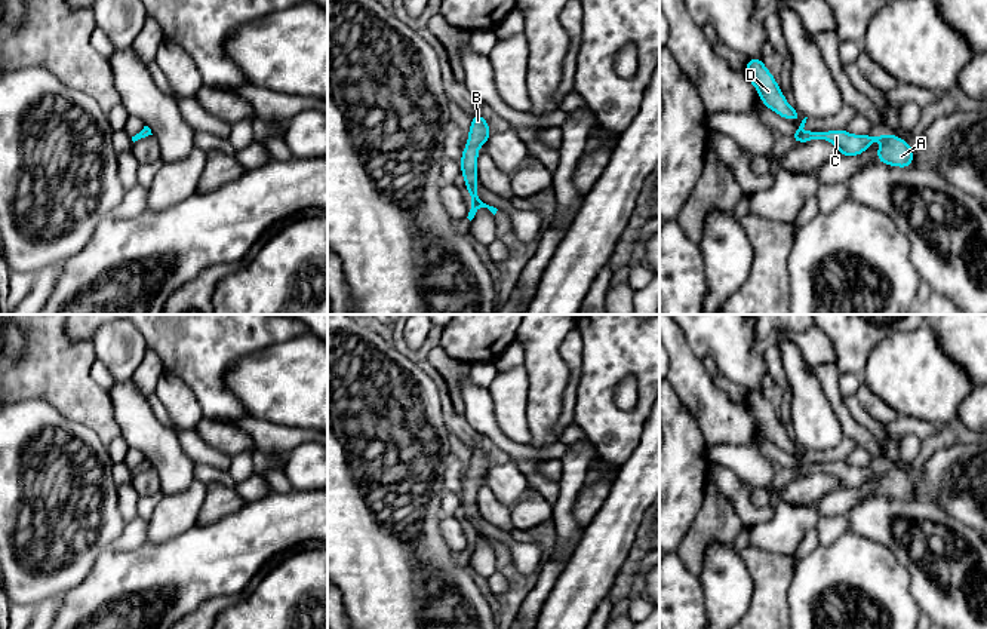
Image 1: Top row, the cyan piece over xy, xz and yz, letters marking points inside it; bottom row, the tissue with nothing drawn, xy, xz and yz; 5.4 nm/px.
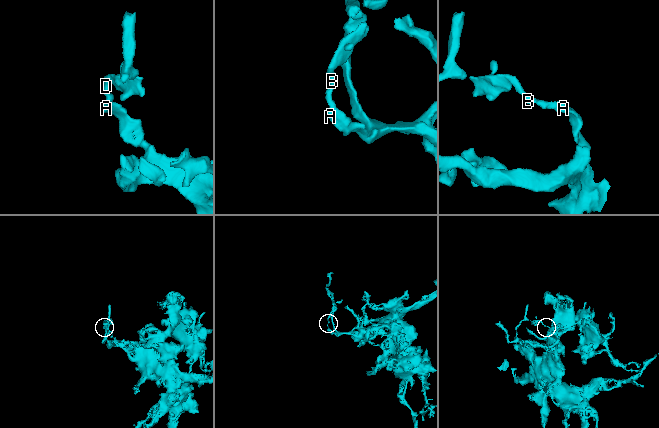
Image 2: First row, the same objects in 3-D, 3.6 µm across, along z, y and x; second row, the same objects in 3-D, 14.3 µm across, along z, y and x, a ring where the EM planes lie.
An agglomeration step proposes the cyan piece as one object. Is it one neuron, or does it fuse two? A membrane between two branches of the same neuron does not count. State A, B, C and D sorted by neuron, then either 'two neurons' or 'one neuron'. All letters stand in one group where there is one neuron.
groups A B C D; one neuron

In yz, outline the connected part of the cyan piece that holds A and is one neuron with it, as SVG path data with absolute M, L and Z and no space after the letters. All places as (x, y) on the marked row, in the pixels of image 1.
M805 117L794 134L796 141L806 142L814 139L825 139L839 148L839 156L860 156L863 154L877 138L882 141L882 147L877 150L876 157L880 163L898 168L913 166L913 148L911 145L892 134L877 135L854 135L845 129L834 129L827 132L809 131L803 132L806 123Z

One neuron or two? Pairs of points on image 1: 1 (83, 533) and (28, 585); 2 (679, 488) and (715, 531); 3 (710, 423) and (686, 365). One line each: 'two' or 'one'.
1: one
2: two
3: one

